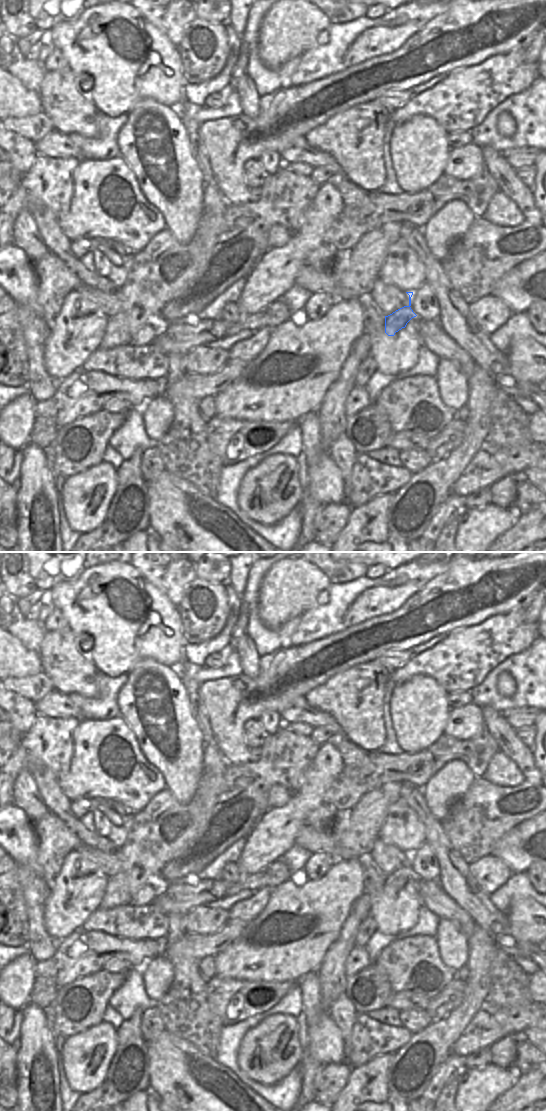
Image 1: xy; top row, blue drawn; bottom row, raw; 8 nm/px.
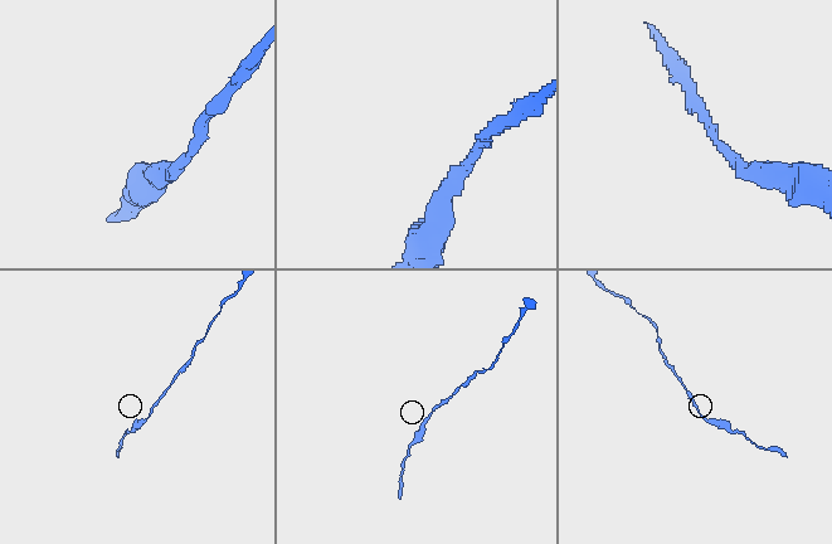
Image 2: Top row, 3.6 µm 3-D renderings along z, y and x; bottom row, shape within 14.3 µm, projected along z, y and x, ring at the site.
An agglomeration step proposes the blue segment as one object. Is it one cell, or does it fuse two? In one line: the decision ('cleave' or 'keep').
keep

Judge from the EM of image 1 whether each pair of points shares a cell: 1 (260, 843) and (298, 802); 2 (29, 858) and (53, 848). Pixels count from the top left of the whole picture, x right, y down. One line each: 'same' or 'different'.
1: same
2: different

